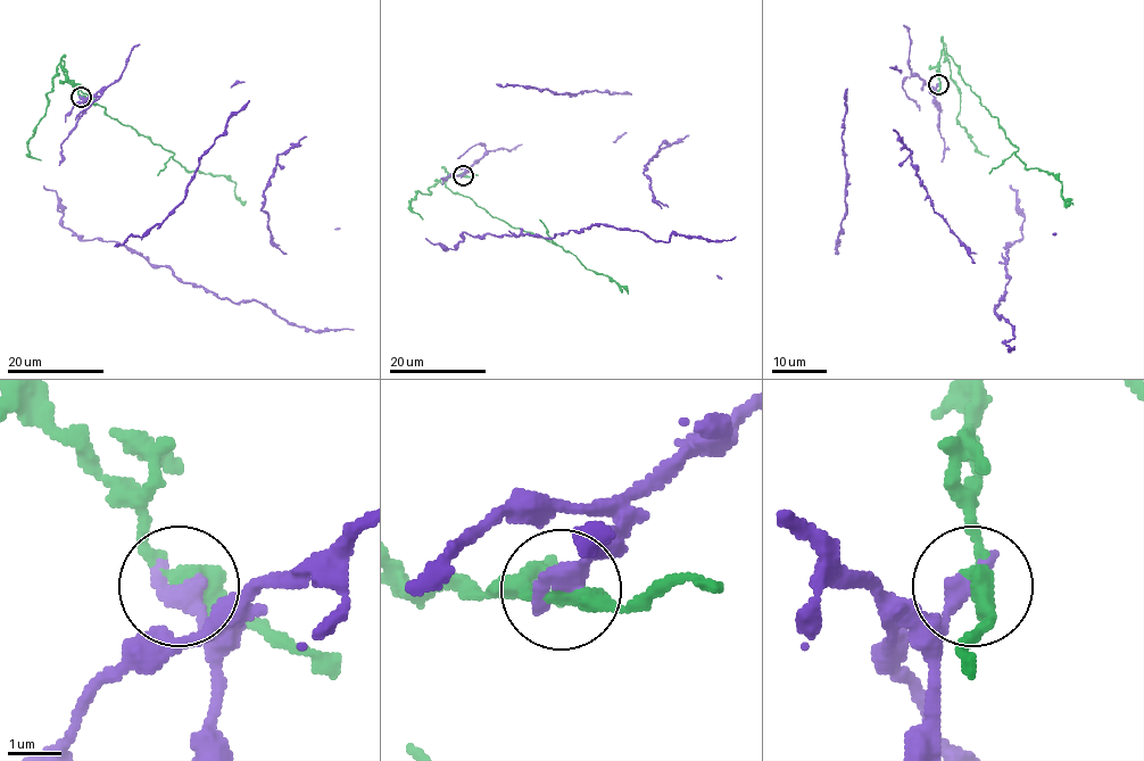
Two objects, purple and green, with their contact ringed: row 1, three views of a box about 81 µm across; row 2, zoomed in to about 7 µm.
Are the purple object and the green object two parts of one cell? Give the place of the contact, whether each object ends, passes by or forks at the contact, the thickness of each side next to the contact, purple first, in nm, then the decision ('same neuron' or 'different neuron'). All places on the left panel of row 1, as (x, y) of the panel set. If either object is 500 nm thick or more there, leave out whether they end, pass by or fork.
place (81, 97); purple ends; green passes by; calibres 440 and 360 nm; different neuron

